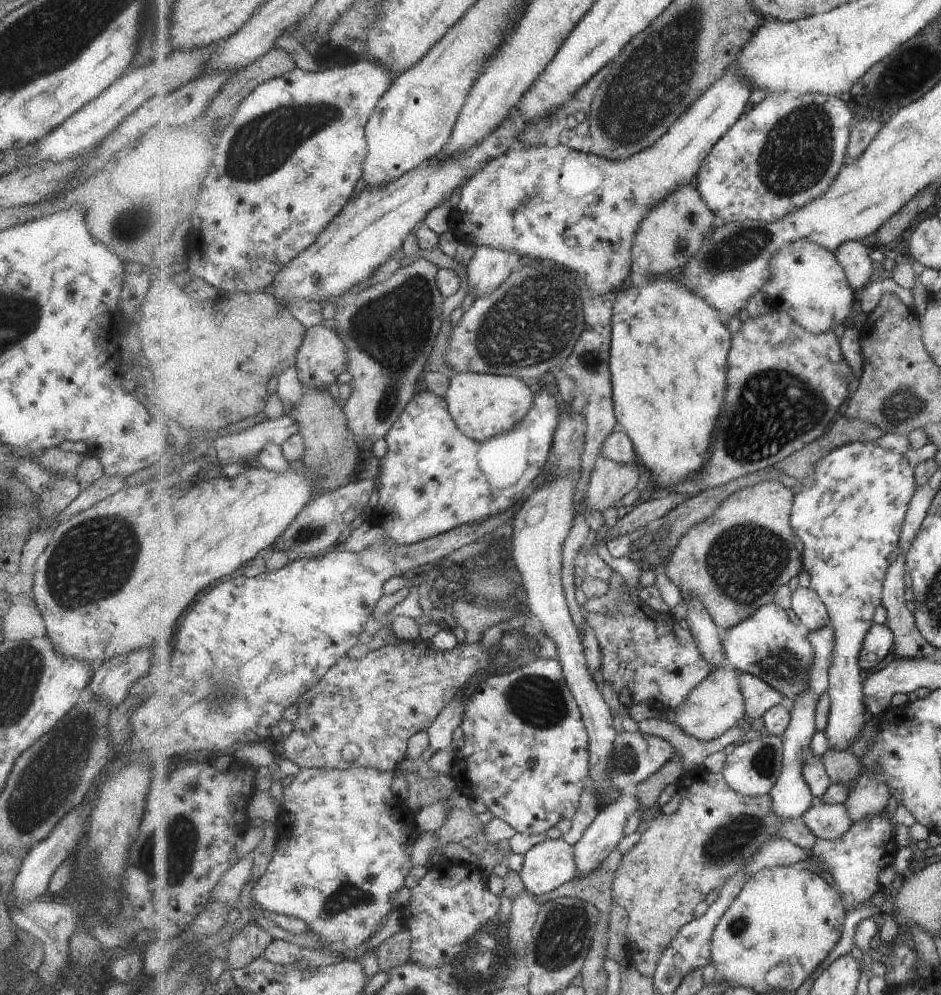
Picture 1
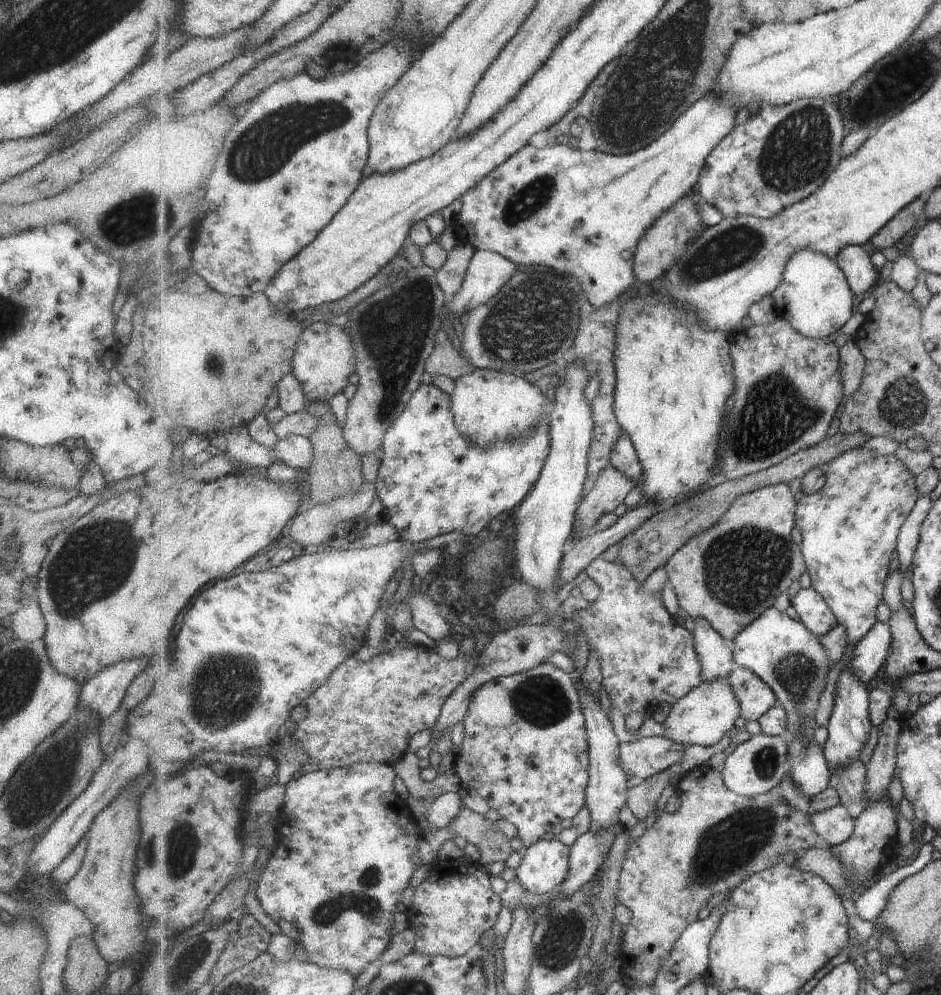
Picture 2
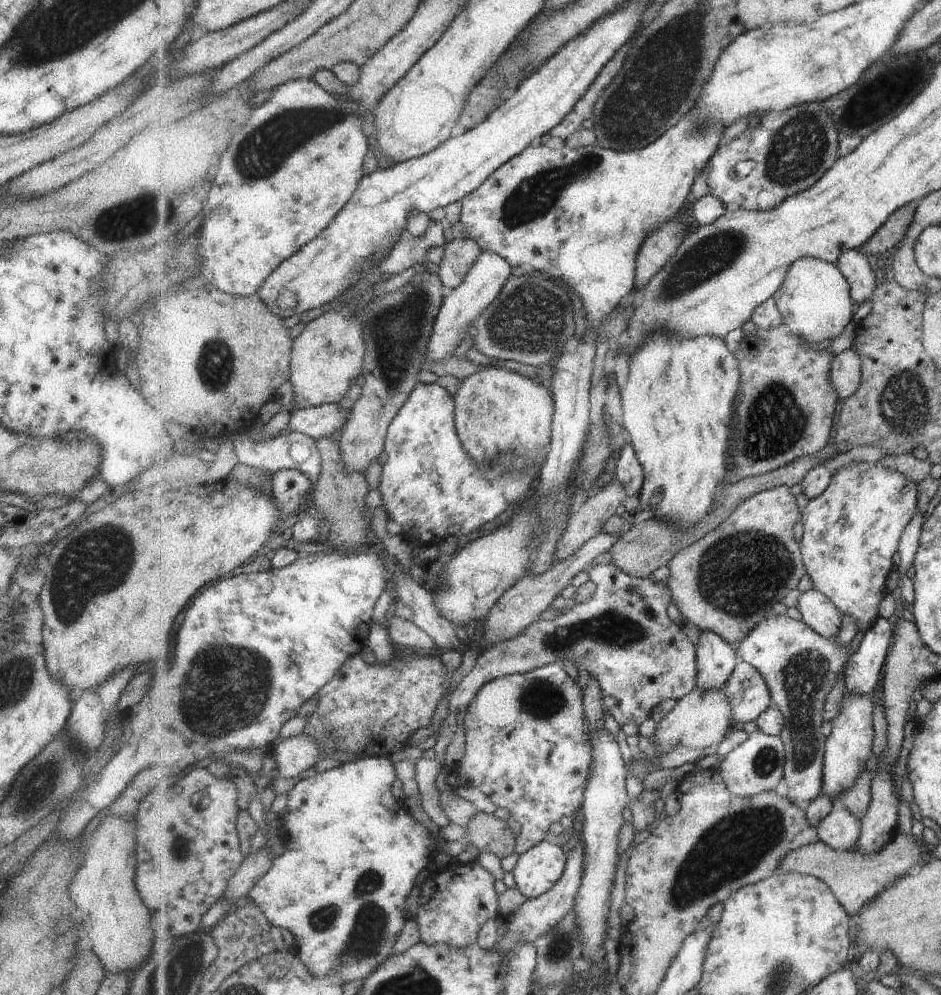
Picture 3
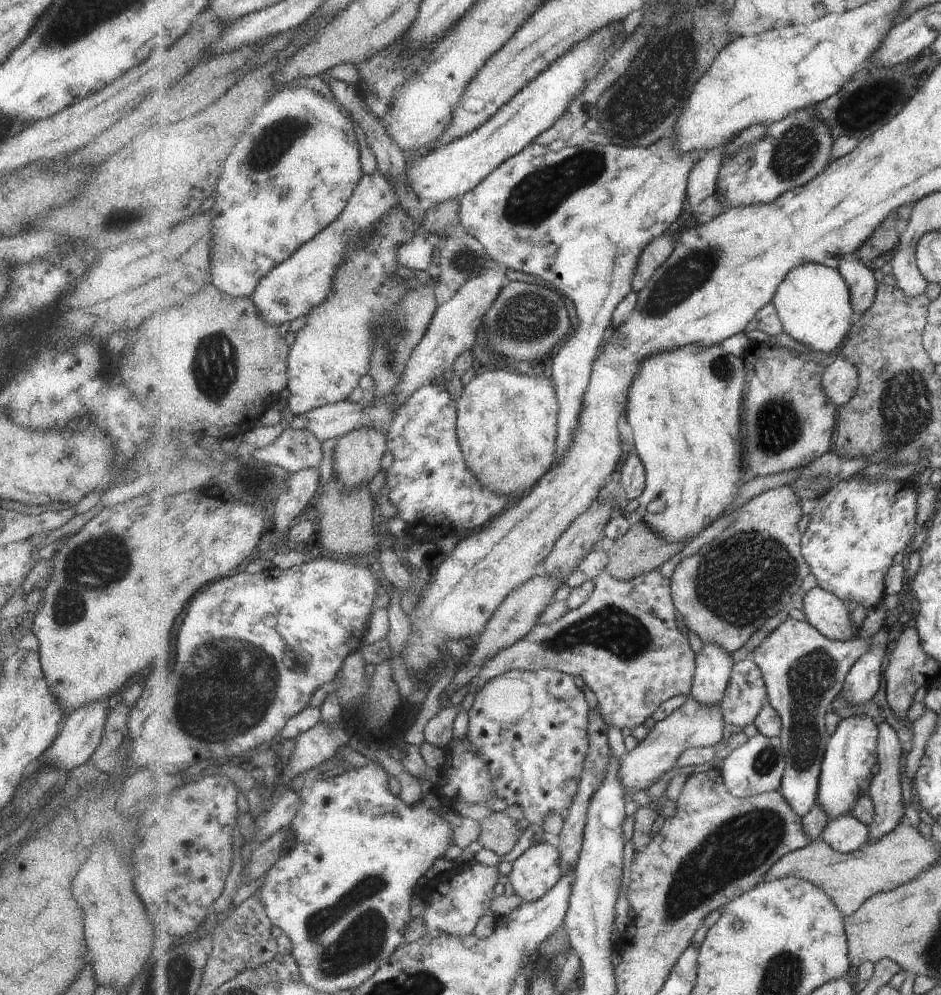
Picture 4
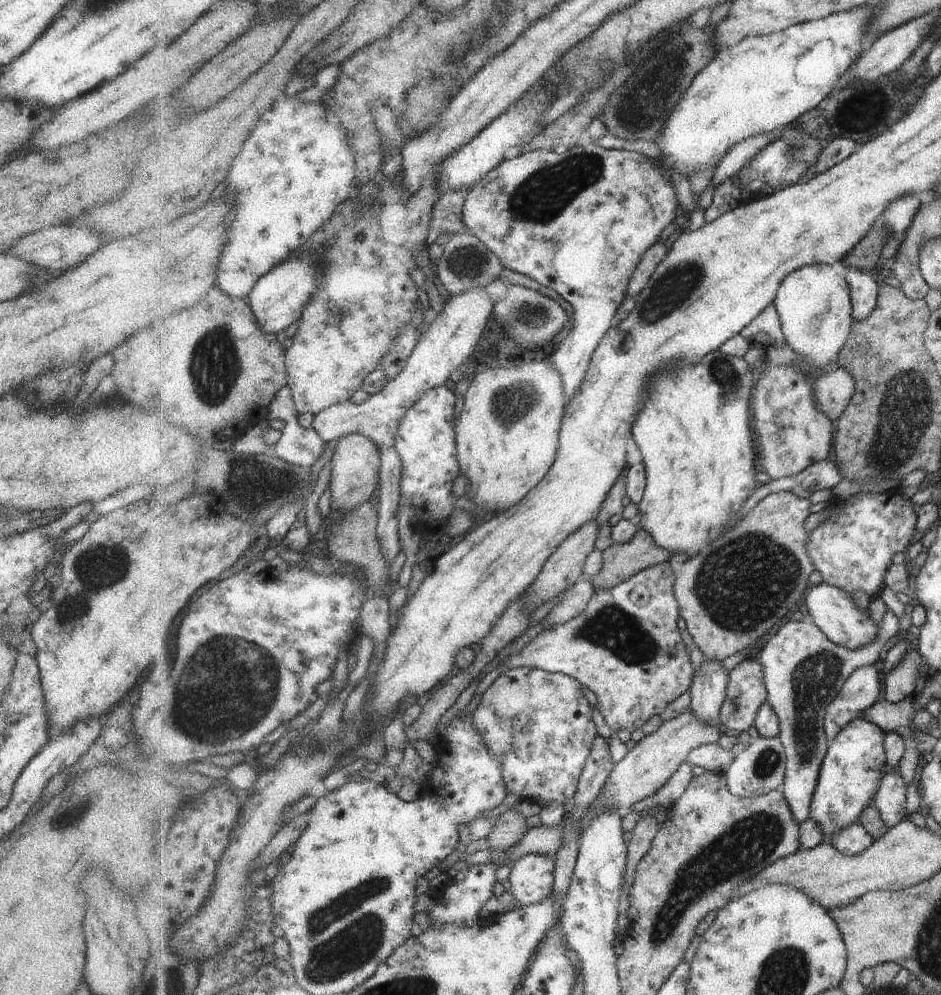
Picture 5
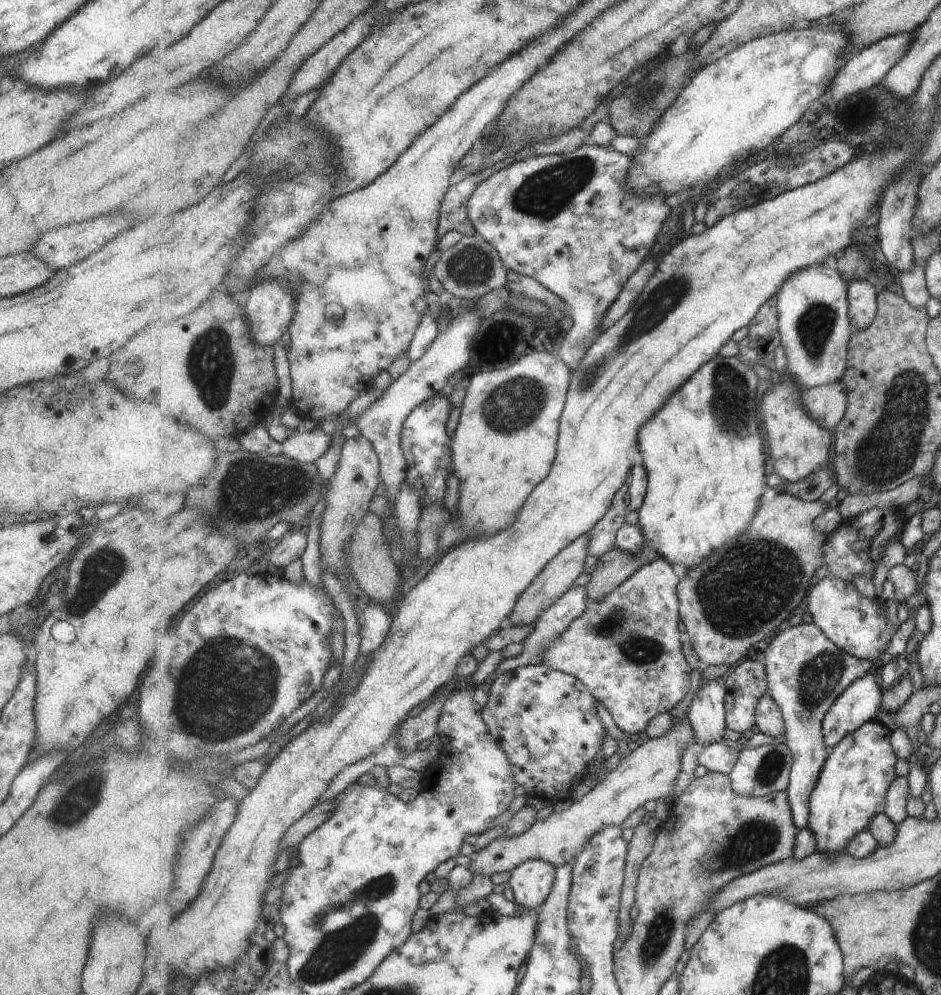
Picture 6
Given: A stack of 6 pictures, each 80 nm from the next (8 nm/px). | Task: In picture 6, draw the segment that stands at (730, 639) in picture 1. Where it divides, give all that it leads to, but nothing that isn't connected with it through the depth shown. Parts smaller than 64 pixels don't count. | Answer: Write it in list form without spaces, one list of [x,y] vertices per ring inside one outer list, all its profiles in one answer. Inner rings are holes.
[[[898,564],[889,570],[887,579],[894,586],[894,595],[885,602],[888,610],[888,621],[893,626],[899,626],[899,618],[897,618],[897,610],[901,604],[907,602],[907,598],[915,596],[917,590],[921,589],[921,581],[915,580],[917,575],[913,574],[910,567]],[[815,622],[784,629],[770,642],[763,662],[766,665],[769,694],[778,702],[786,722],[782,740],[786,740],[785,744],[791,749],[794,758],[786,793],[795,824],[799,830],[803,830],[810,826],[810,800],[822,768],[830,757],[831,750],[826,745],[822,731],[823,719],[856,680],[869,674],[873,662],[863,661],[844,651],[827,638]]]

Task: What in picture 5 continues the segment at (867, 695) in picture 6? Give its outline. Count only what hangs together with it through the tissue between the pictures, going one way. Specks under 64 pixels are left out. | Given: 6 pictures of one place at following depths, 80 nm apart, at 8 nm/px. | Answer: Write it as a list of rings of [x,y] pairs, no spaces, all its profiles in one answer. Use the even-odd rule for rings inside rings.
[[[873,666],[856,670],[833,704],[826,716],[826,735],[834,741],[843,729],[857,719],[863,719],[864,712],[873,708],[880,700],[879,672]]]

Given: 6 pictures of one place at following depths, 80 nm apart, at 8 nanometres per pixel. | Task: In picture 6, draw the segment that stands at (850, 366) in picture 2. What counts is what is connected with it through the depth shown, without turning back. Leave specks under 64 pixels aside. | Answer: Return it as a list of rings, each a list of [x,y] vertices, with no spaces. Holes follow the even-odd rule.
[[[844,380],[802,391],[802,405],[828,431],[835,430],[848,407],[848,392]]]

